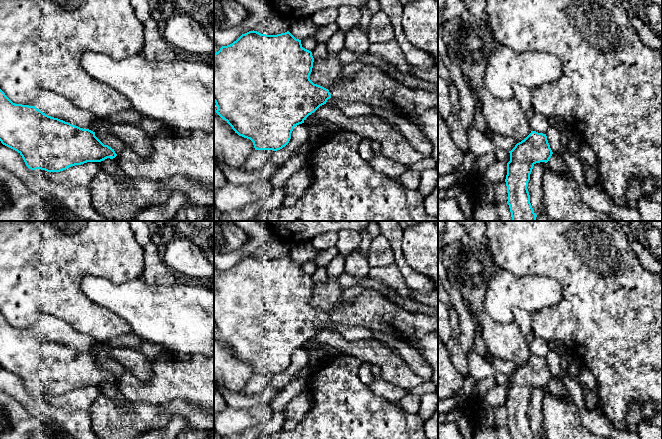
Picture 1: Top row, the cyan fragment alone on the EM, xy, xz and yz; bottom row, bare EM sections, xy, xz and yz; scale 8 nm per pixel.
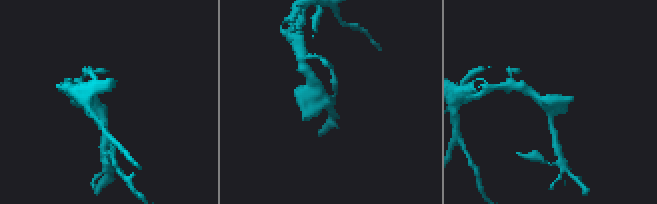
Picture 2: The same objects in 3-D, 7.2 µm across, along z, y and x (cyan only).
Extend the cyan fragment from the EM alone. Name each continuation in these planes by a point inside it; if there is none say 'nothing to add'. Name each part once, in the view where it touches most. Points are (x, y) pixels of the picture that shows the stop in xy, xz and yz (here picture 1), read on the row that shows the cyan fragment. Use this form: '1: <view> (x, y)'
nothing to add

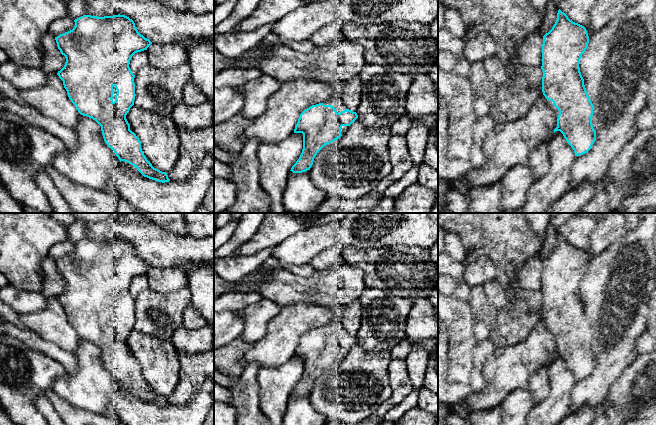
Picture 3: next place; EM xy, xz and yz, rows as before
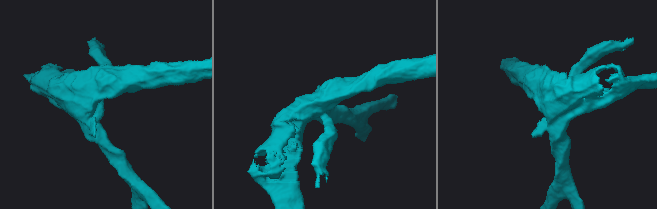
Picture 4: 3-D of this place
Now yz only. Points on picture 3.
1: yz (549, 102)

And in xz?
1: xz (336, 101)

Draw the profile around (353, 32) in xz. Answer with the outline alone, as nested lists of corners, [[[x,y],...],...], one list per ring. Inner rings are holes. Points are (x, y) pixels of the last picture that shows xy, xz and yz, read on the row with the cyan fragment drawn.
[[[344,22],[341,25],[344,39],[364,48],[366,64],[381,65],[395,72],[413,76],[428,74],[430,69],[436,66],[438,42],[432,37],[429,25],[417,22],[392,22],[372,26]]]

